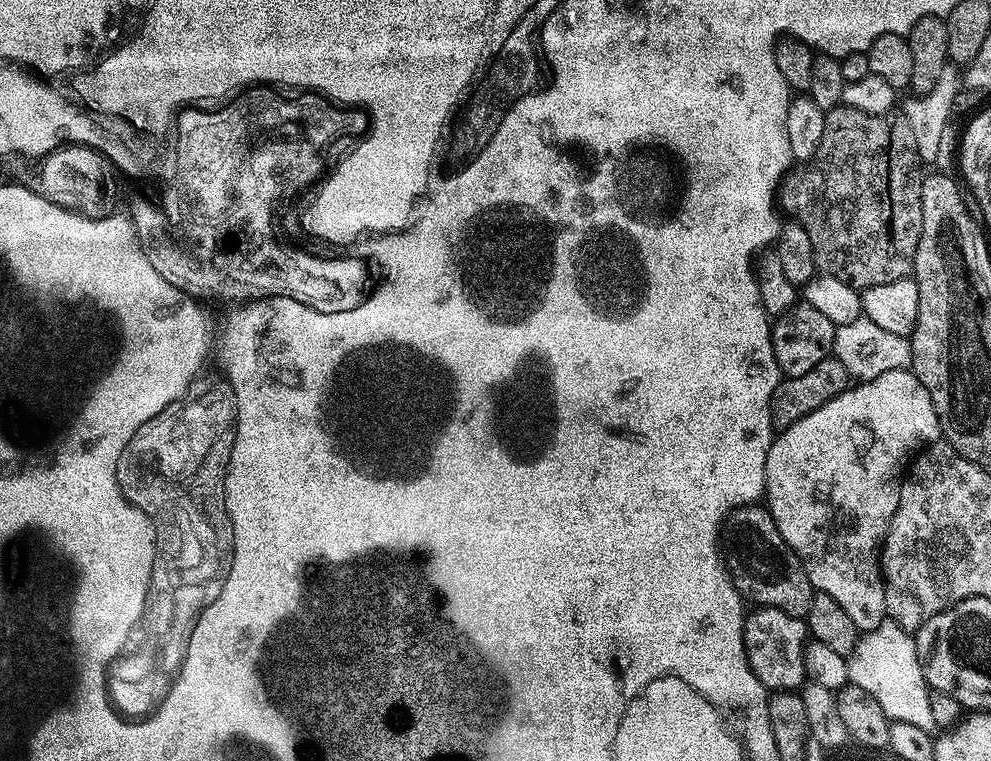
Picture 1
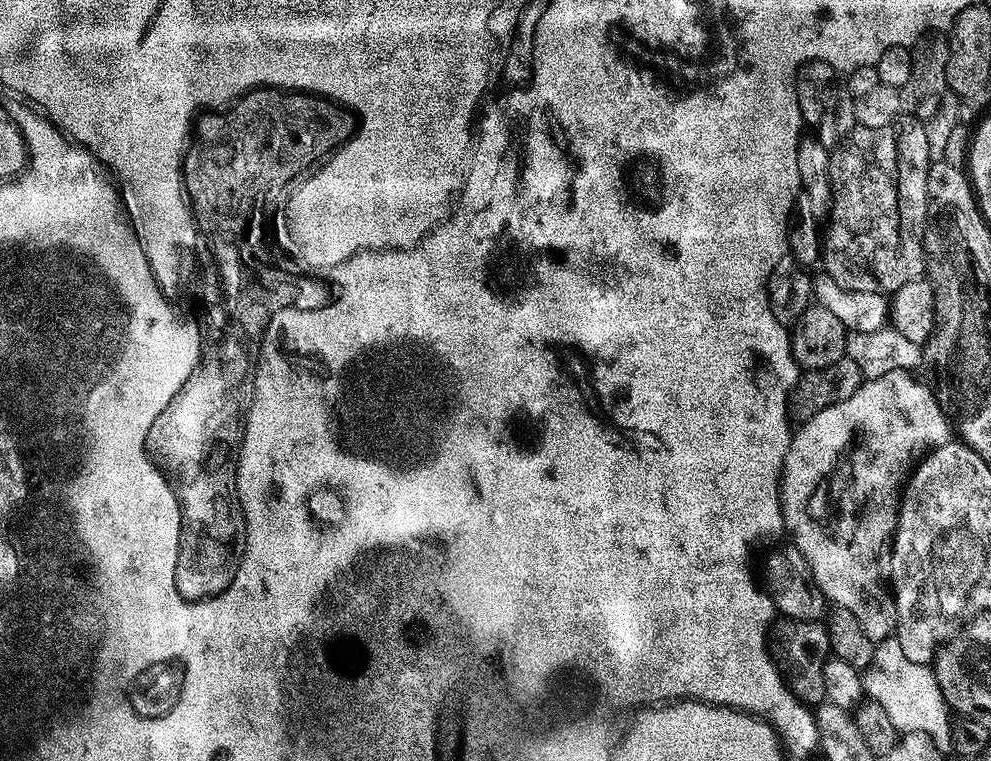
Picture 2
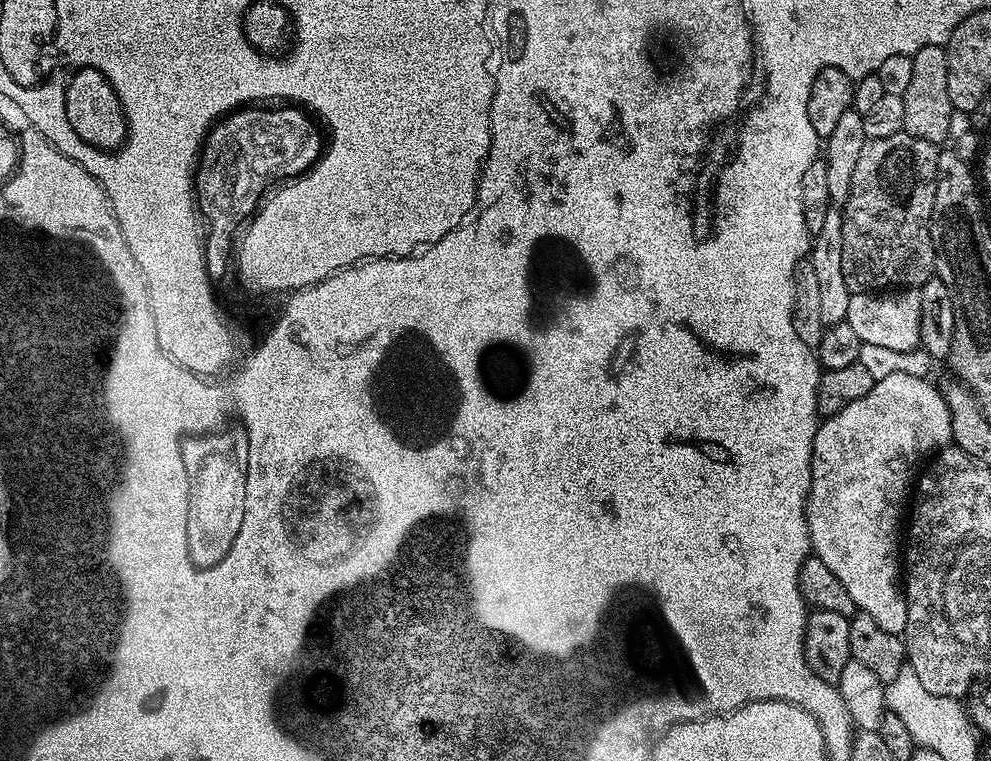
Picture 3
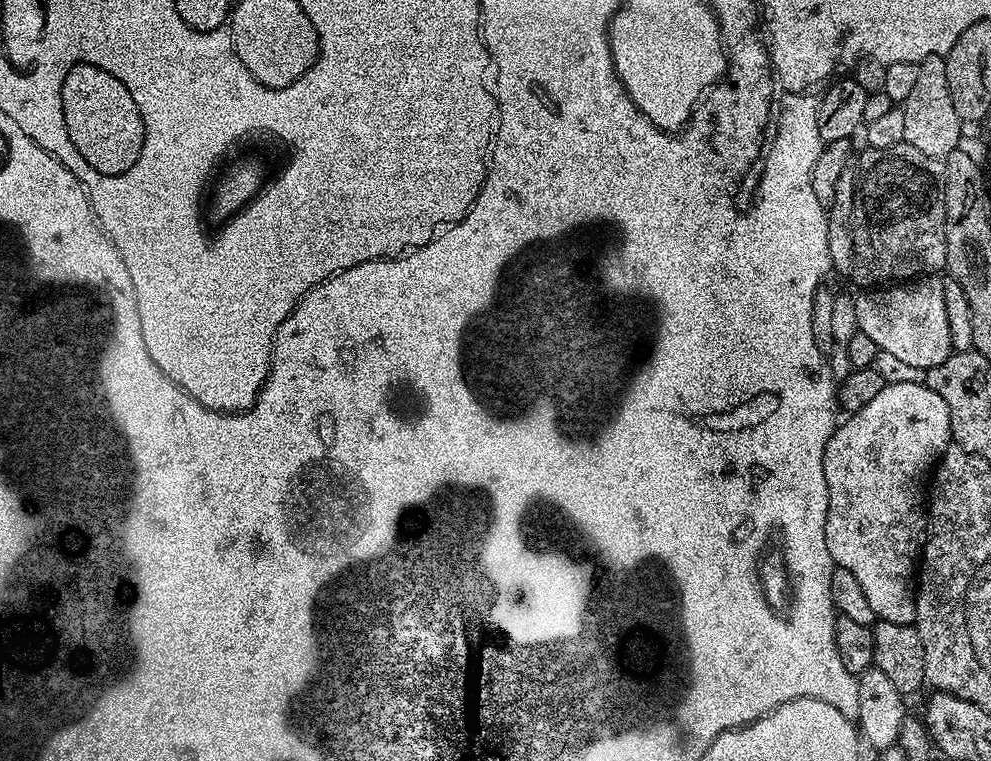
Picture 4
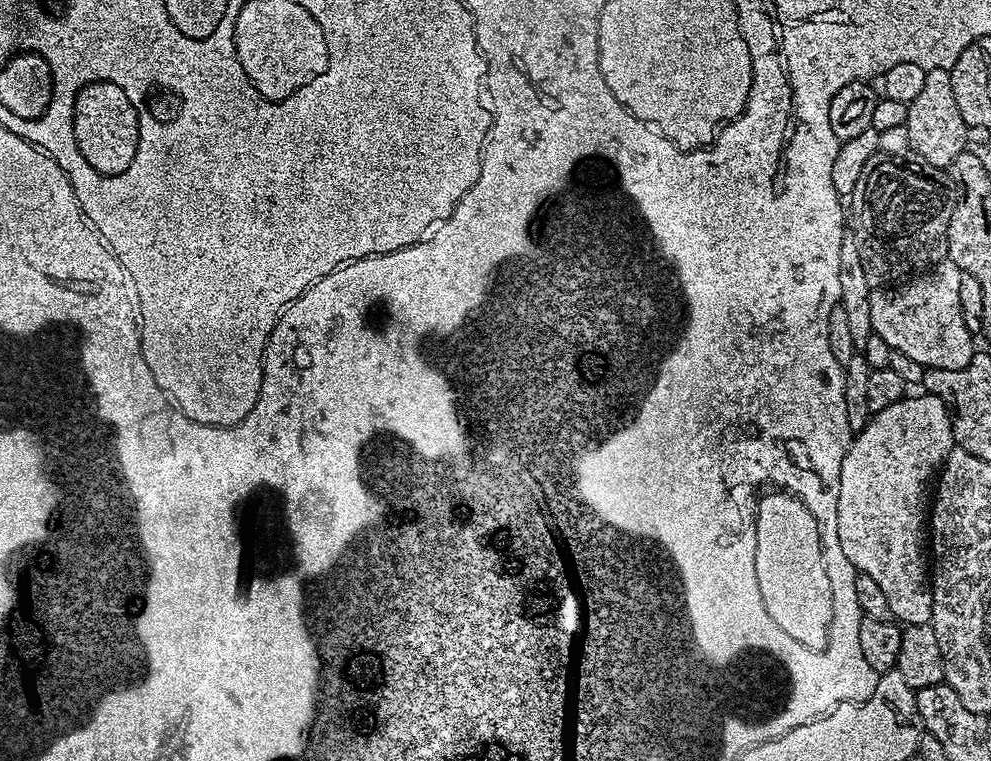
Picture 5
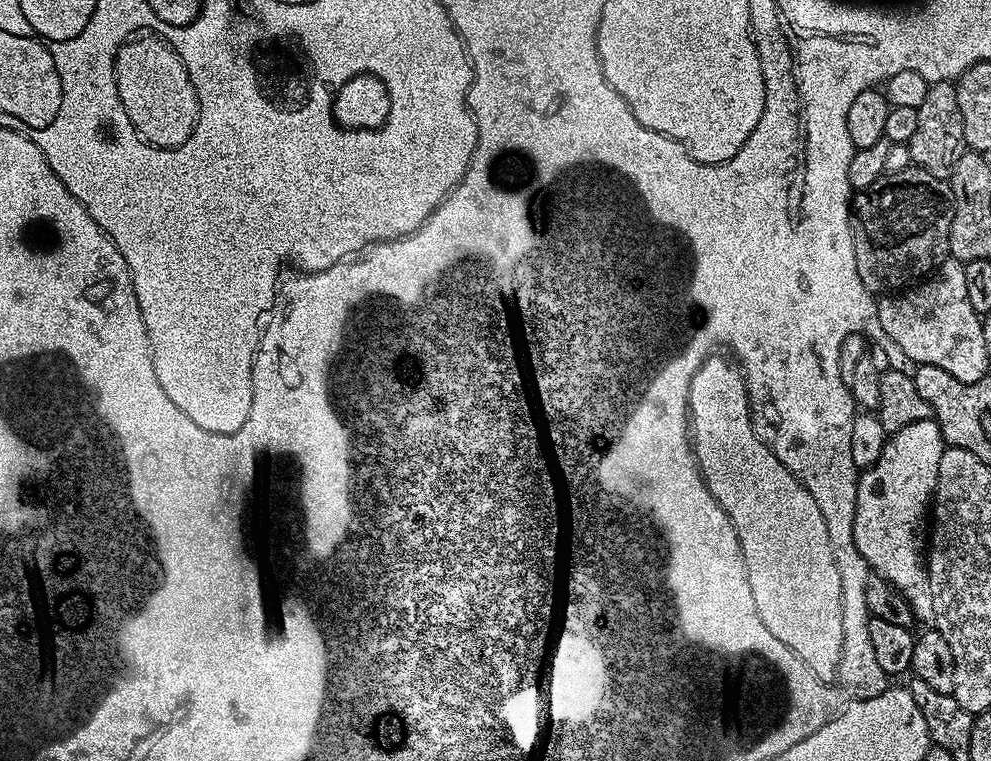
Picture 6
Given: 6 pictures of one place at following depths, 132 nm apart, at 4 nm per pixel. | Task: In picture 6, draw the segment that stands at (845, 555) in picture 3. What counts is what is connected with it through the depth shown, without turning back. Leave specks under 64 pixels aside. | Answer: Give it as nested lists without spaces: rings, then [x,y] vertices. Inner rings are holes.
[[[929,418],[910,422],[897,432],[891,433],[884,443],[884,450],[876,462],[859,473],[856,481],[856,509],[852,519],[852,542],[858,554],[868,564],[873,573],[876,572],[888,584],[893,584],[900,591],[899,599],[907,605],[917,621],[931,621],[936,615],[934,610],[934,594],[928,581],[926,563],[926,524],[925,519],[936,491],[938,478],[938,462],[942,462],[942,454],[946,445],[940,432],[940,425]]]

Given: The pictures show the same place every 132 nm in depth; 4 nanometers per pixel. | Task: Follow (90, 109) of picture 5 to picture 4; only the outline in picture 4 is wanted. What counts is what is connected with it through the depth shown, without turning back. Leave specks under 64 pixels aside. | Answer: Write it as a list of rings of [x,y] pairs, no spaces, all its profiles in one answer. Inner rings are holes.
[[[81,65],[74,66],[66,74],[66,84],[64,84],[64,93],[58,98],[58,104],[62,107],[59,113],[63,116],[60,124],[66,124],[66,129],[70,139],[75,147],[82,151],[85,159],[89,160],[90,166],[93,166],[97,172],[102,173],[102,178],[110,179],[119,172],[125,172],[129,167],[133,167],[138,150],[140,150],[140,138],[142,138],[142,118],[138,112],[138,106],[134,104],[132,92],[122,86],[118,78],[111,77],[106,70],[94,69],[94,66]]]

